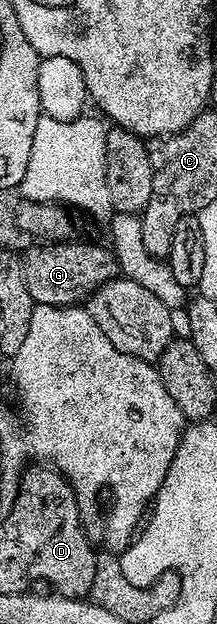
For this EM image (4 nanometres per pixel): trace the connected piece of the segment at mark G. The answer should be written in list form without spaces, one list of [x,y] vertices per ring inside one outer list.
[[[49,241],[44,245],[33,245],[29,252],[24,252],[21,255],[21,264],[23,265],[23,277],[27,281],[27,293],[31,293],[34,304],[42,303],[43,305],[55,305],[56,307],[75,307],[81,304],[84,304],[88,300],[90,295],[99,290],[100,287],[108,281],[108,279],[114,278],[118,274],[117,259],[113,255],[112,250],[108,246],[100,247],[97,243],[73,243],[74,241]]]

